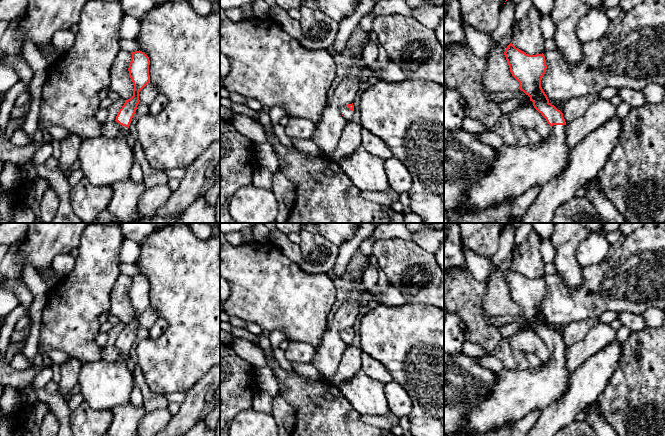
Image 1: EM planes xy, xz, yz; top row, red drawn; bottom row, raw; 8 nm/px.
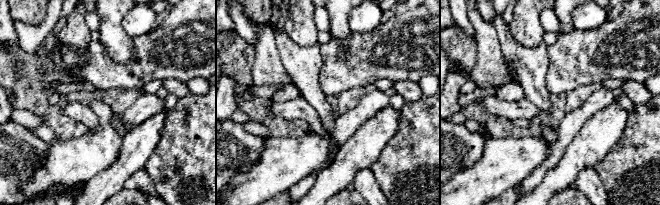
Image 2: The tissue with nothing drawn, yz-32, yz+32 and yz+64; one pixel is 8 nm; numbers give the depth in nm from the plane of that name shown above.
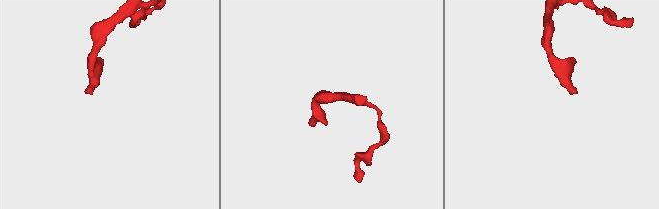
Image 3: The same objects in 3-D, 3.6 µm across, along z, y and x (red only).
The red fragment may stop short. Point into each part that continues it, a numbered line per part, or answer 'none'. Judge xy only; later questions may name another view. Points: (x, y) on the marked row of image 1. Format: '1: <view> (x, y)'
1: xy (104, 161)

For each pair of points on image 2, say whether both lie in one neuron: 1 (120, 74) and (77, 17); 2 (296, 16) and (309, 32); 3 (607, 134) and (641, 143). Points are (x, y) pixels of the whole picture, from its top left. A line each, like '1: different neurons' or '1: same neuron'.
1: different neurons
2: same neuron
3: different neurons

